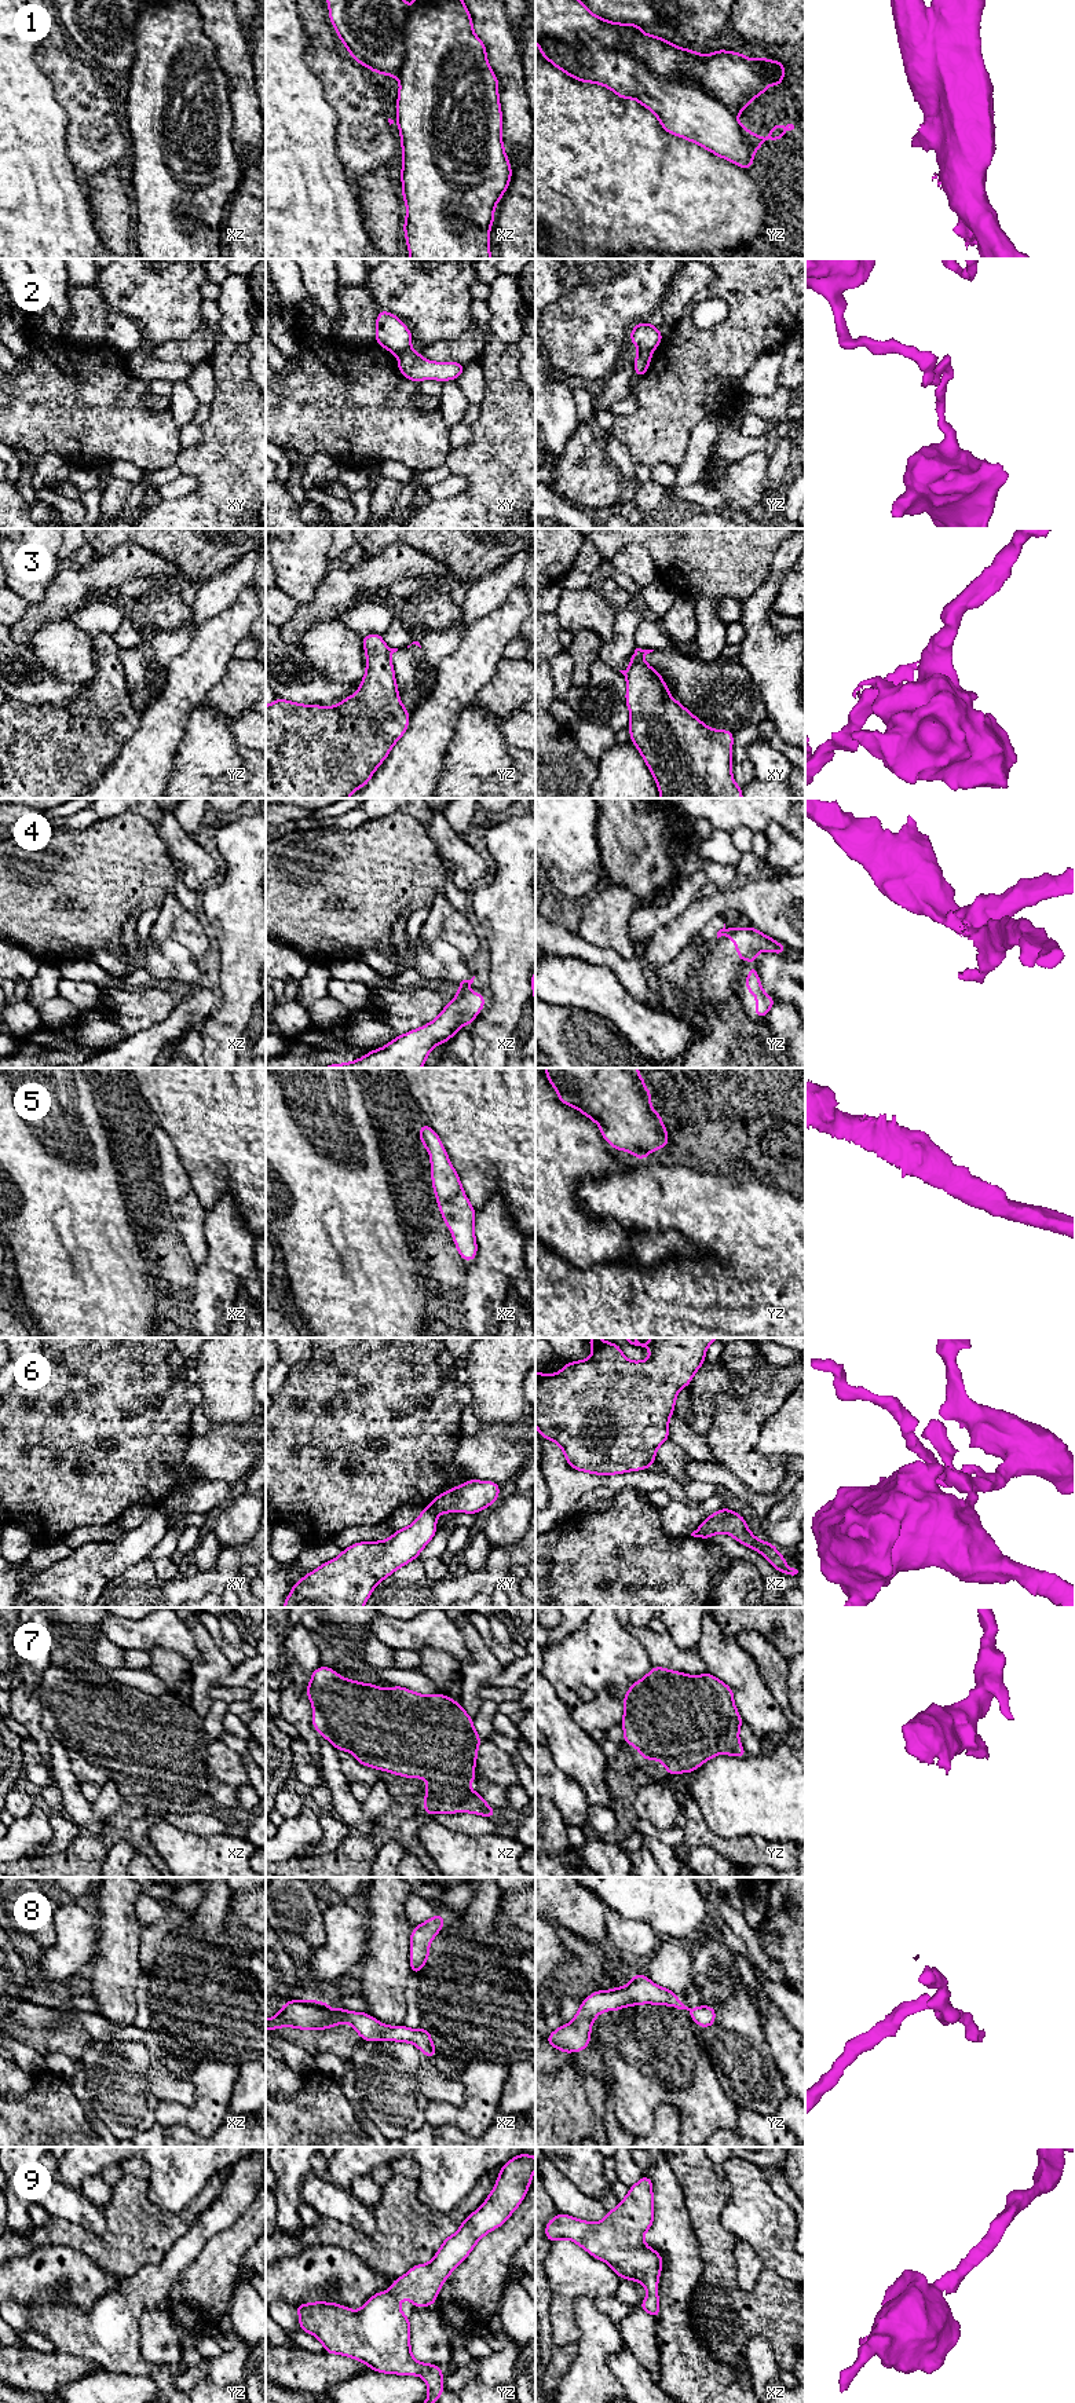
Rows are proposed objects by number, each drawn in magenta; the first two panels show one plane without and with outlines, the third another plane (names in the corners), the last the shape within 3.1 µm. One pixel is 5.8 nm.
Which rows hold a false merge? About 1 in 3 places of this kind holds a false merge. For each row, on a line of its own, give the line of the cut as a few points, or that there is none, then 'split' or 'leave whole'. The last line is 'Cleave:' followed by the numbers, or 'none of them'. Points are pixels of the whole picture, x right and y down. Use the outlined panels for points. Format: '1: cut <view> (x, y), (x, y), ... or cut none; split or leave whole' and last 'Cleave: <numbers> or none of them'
1: cut none; leave whole
2: cut yz (639, 350), (651, 351); split
3: cut xy (639, 658), (629, 668); split
4: cut xz (460, 984), (468, 986); split
5: cut none; leave whole
6: cut xy (427, 1507), (438, 1514); split
7: cut none; leave whole
8: cut xz (421, 2029), (428, 2033); split
9: cut none; leave whole
Cleave: 2, 3, 4, 6, 8

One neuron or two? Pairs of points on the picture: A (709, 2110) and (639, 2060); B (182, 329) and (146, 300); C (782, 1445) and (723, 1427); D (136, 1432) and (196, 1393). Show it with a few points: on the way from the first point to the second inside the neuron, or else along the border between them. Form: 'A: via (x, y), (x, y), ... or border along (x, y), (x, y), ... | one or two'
A: via (691, 2092), (657, 2060) | one
B: via (174, 325), (154, 308) | one
C: border along (777, 1411), (761, 1427), (757, 1448), (782, 1459) | two
D: border along (189, 1382), (186, 1400), (193, 1407) | two

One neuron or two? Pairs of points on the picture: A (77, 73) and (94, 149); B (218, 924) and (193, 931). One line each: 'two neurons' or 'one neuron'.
A: one neuron
B: two neurons

